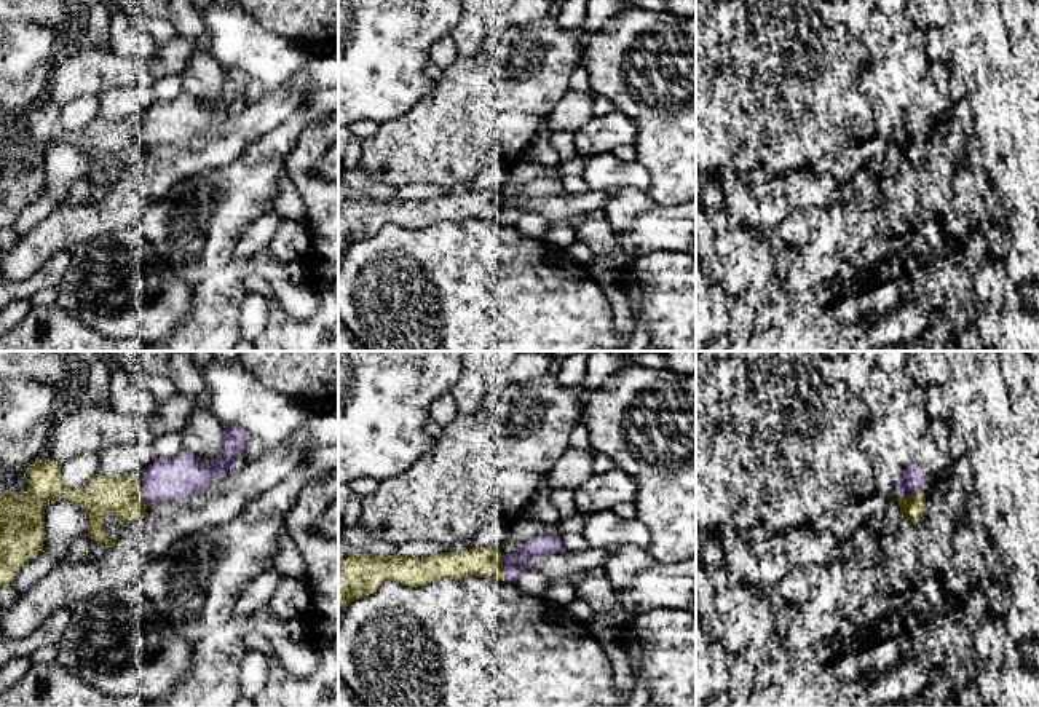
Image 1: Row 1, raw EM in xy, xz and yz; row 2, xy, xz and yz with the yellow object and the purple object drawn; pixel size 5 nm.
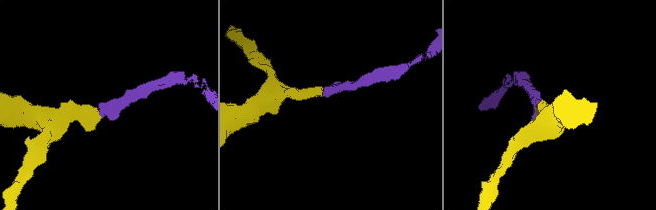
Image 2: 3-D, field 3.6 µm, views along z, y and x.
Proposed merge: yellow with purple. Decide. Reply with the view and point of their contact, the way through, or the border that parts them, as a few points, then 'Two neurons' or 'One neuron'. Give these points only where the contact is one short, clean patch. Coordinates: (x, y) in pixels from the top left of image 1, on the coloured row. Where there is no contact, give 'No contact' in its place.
Touches yellow at xz (503, 565). One neuron

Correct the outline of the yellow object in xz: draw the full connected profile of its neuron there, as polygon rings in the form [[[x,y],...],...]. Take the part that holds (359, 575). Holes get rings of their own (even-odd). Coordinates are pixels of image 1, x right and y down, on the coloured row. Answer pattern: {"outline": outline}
{"outline": [[[536,535],[522,543],[514,554],[503,554],[500,549],[480,547],[466,549],[461,552],[445,552],[425,559],[402,557],[399,554],[380,557],[373,554],[356,554],[338,562],[338,606],[343,610],[354,600],[375,592],[385,581],[396,581],[409,587],[421,587],[439,579],[461,579],[461,578],[490,578],[495,581],[506,579],[516,584],[525,571],[522,563],[527,559],[539,559],[567,549],[565,538],[559,535]]]}

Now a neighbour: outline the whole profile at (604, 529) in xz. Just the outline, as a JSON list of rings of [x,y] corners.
[[[613,511],[587,514],[583,535],[591,547],[622,544],[646,547],[651,541],[651,531],[643,522],[618,515]]]

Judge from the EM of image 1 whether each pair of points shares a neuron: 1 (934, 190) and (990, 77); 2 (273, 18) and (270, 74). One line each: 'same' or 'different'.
1: same
2: different

